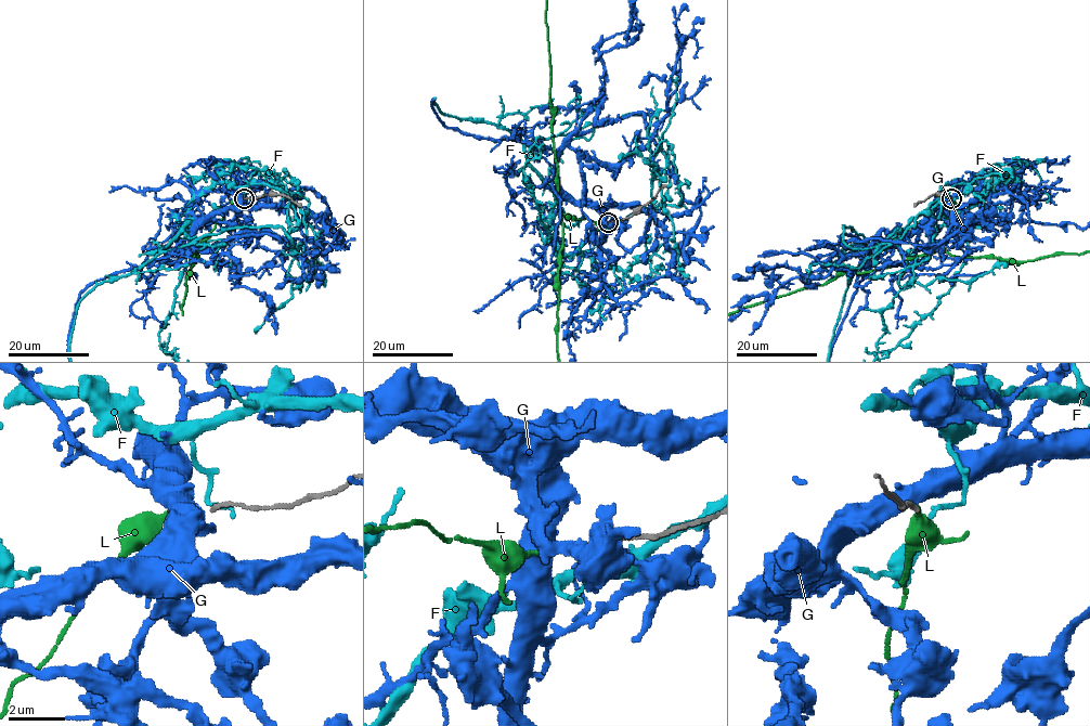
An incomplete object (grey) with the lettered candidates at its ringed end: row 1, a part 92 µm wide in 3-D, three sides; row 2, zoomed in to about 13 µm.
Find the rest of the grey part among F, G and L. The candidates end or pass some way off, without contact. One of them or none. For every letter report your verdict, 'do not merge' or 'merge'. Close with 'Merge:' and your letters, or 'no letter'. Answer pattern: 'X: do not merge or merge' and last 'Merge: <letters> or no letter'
F: do not merge
G: do not merge
L: merge
Merge: L

